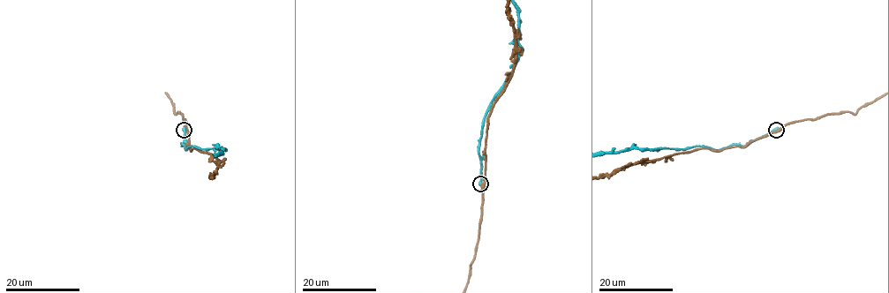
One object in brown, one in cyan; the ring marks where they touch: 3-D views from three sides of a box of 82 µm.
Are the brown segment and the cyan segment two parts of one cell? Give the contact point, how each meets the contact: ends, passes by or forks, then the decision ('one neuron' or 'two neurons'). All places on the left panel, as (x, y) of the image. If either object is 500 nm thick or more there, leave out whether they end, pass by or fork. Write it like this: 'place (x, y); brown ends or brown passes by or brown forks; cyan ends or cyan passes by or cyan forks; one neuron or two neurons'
place (184, 130); two neurons

